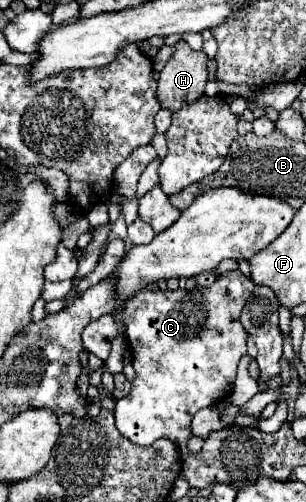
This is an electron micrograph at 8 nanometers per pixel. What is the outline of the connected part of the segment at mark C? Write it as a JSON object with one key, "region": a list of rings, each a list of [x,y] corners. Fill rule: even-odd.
{"region":[[[240,270],[228,272],[222,278],[218,278],[212,286],[200,288],[196,286],[194,290],[140,290],[136,296],[128,298],[124,304],[124,326],[126,326],[126,336],[128,344],[134,356],[134,370],[136,370],[136,380],[132,382],[132,390],[126,398],[116,400],[114,416],[116,416],[116,428],[118,432],[128,438],[130,442],[138,446],[150,446],[152,442],[160,438],[172,440],[182,458],[190,454],[186,448],[188,438],[190,438],[190,422],[192,416],[208,408],[212,404],[222,402],[226,396],[232,394],[228,390],[234,384],[236,378],[236,368],[240,358],[246,354],[246,330],[240,324],[240,312],[250,298],[254,290],[254,284],[248,276],[244,276]]]}

